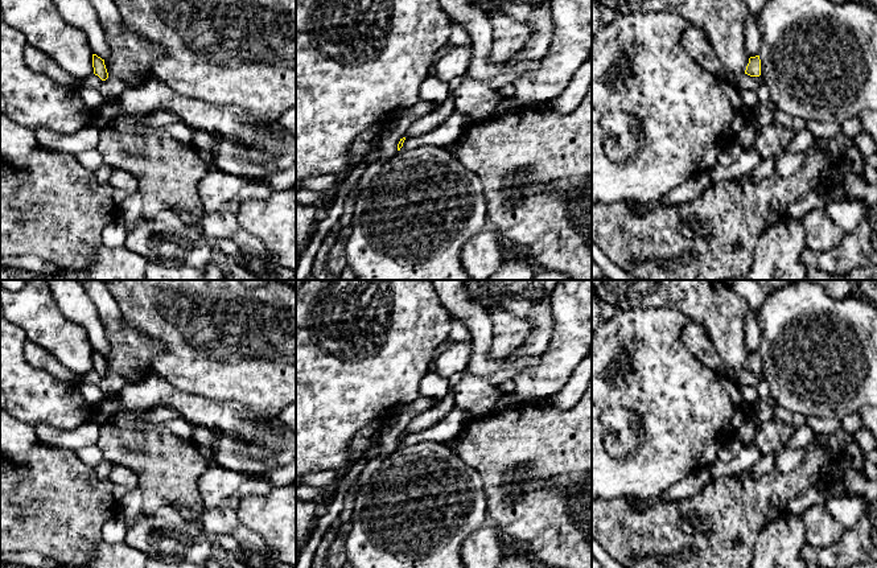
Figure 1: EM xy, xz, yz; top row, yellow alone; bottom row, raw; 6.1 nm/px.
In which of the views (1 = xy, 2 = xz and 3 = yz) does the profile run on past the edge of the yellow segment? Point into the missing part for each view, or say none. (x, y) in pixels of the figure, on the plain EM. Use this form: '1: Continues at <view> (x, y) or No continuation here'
1: No continuation here
2: No continuation here
3: No continuation here

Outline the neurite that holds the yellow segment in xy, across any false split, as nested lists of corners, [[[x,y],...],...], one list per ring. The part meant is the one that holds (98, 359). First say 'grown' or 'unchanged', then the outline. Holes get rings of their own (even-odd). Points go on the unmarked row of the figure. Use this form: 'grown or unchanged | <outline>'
unchanged | [[[92,350],[92,363],[94,363],[94,370],[98,371],[102,376],[106,376],[108,374],[104,355],[98,353],[96,350]]]

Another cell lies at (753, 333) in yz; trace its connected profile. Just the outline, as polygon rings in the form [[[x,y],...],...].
[[[749,310],[746,314],[746,347],[749,353],[755,353],[761,345],[761,329],[758,325],[758,313]]]

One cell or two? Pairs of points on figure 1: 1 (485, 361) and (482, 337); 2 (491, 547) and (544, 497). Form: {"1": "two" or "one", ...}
{"1": "one", "2": "two"}

